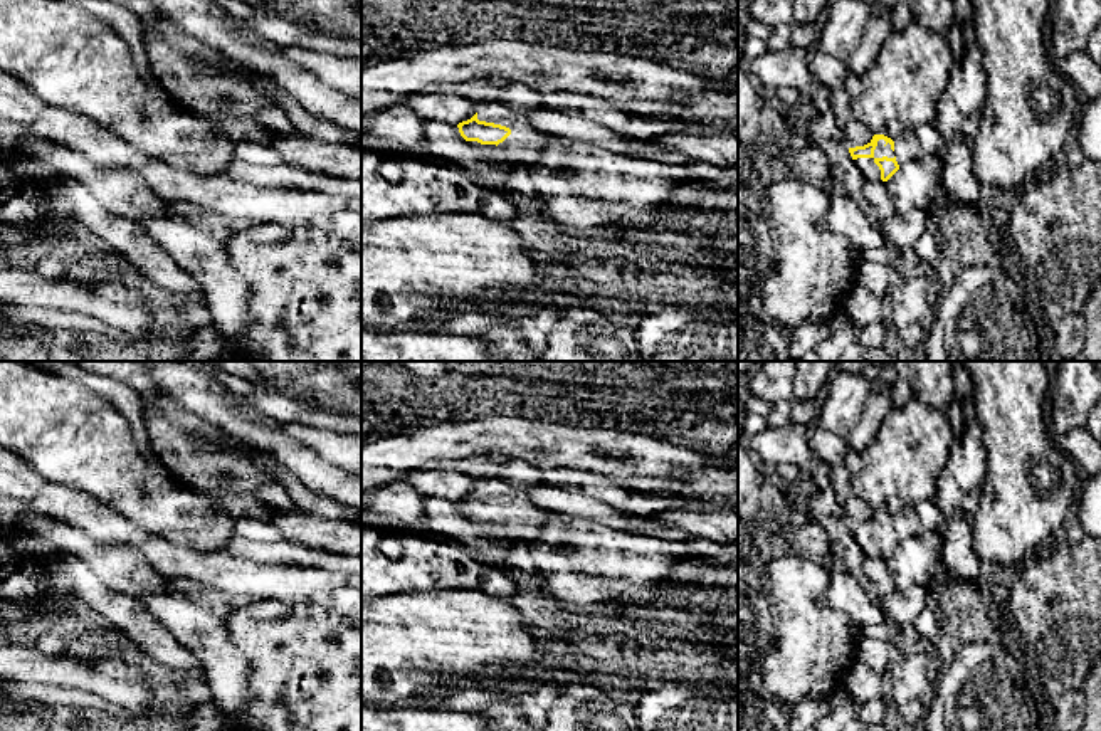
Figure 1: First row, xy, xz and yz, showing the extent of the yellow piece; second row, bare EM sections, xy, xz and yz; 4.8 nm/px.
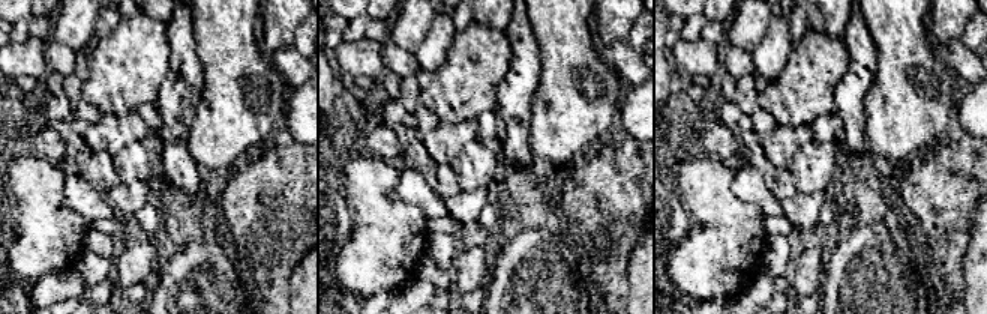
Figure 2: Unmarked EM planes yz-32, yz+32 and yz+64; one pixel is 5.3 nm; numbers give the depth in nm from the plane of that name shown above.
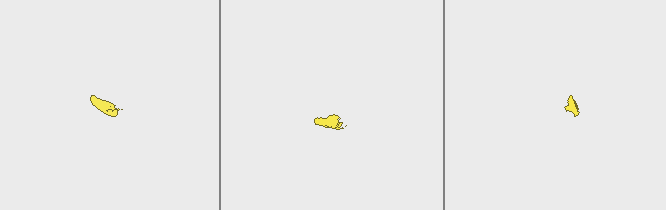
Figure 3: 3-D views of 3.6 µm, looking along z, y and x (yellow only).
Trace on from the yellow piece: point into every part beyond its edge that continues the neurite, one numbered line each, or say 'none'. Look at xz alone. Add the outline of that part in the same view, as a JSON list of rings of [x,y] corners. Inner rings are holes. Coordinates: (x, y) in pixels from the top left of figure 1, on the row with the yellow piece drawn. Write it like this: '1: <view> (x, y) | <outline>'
1: xz (523, 145) | [[[479,103],[476,113],[479,121],[506,126],[511,134],[498,146],[469,141],[474,150],[489,153],[496,150],[521,166],[531,166],[540,161],[548,134],[535,129],[523,109],[508,104]]]

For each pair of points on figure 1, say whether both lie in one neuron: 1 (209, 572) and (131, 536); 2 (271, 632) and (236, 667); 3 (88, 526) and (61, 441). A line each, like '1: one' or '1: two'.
1: one
2: two
3: two

